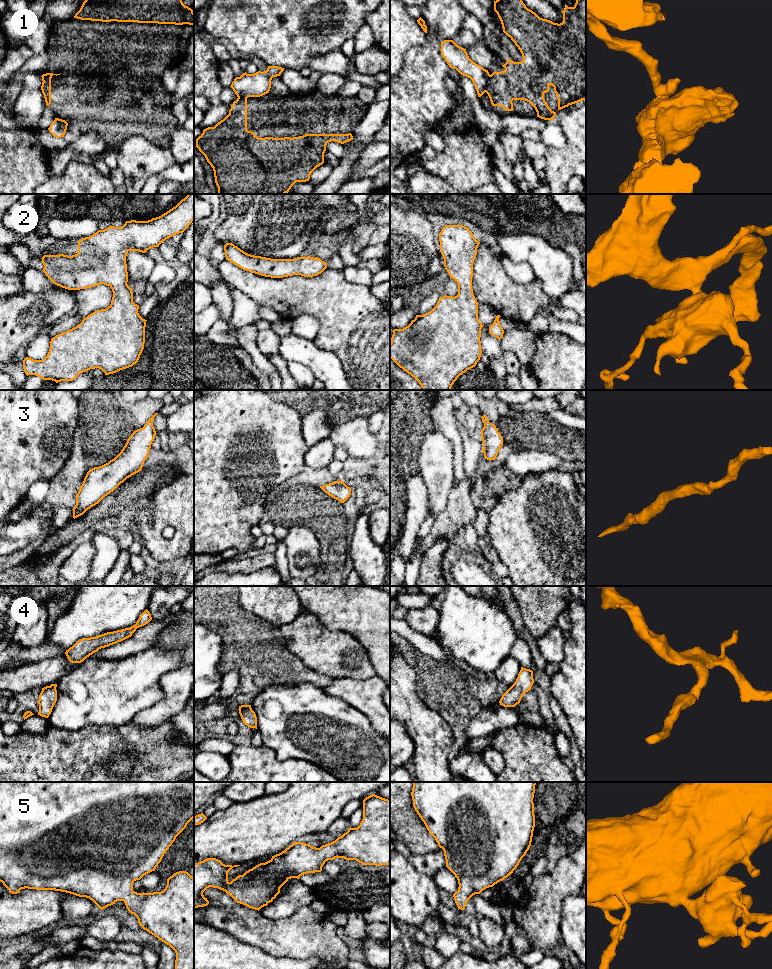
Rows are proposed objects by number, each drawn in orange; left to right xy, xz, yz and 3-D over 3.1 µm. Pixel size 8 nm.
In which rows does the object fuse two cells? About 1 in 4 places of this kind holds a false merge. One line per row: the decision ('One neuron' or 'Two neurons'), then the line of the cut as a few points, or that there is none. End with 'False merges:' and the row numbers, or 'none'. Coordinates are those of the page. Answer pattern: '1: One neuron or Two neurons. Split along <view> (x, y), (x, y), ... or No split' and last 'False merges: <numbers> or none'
1: Two neurons. Split along yz (490, 75), (485, 91)
2: One neuron. No split
3: One neuron. No split
4: One neuron. No split
5: One neuron. No split
False merges: 1

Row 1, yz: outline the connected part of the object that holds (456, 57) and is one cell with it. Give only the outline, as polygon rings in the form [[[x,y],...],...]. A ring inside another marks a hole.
[[[444,40],[441,42],[441,55],[450,68],[472,80],[478,97],[486,92],[490,74],[469,58],[466,49],[458,46],[453,40]]]

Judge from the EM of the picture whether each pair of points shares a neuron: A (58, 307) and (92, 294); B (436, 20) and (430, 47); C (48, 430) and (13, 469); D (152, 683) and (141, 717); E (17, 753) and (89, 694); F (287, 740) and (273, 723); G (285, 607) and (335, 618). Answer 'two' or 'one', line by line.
A: two
B: one
C: one
D: two
E: two
F: one
G: two

